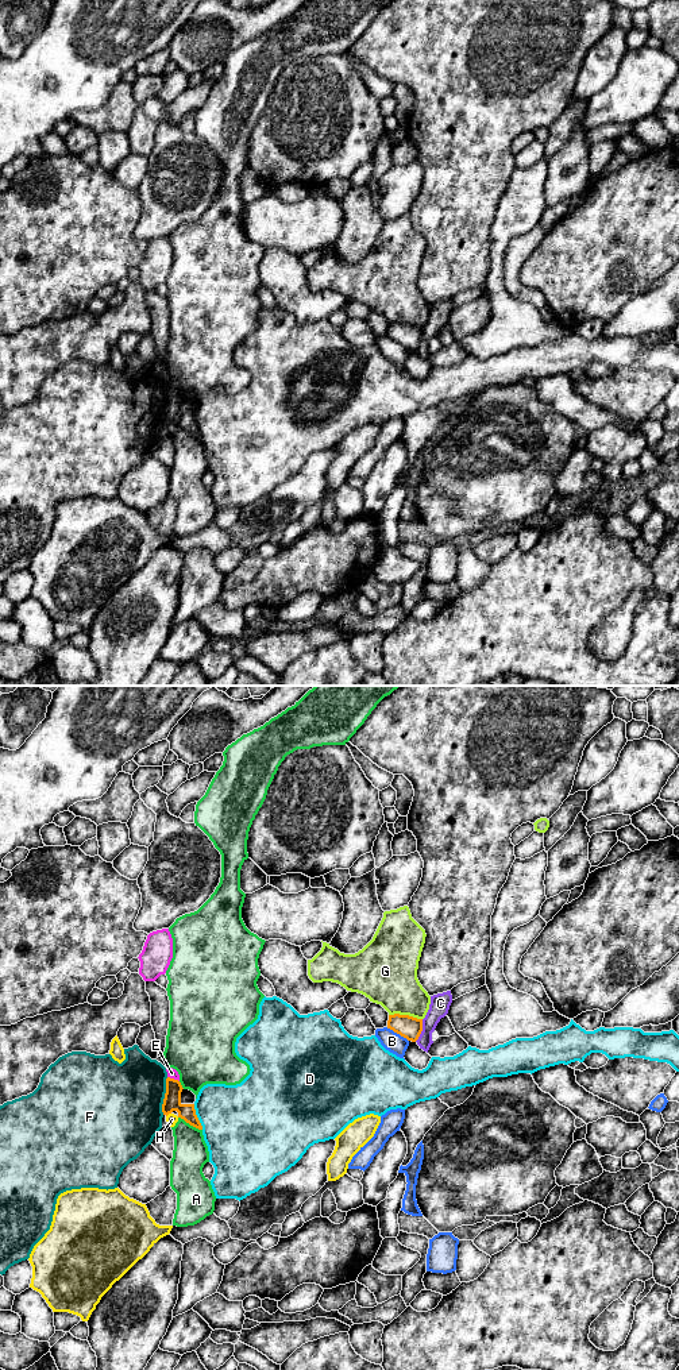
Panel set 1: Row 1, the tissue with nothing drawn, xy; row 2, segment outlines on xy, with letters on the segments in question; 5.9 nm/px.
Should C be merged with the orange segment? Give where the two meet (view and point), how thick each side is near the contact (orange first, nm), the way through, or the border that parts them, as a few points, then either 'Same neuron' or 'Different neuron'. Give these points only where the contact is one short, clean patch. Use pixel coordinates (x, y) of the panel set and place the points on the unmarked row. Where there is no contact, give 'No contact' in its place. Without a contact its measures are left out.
Touches orange at xy (421, 339). Thickness 140 nm (orange) against 120 nm. Boundary: xy (423, 328), (423, 339), (415, 350). Different neuron

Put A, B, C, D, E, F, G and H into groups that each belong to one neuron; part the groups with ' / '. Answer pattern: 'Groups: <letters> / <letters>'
Groups: A / B / C / D / E / F / G / H

